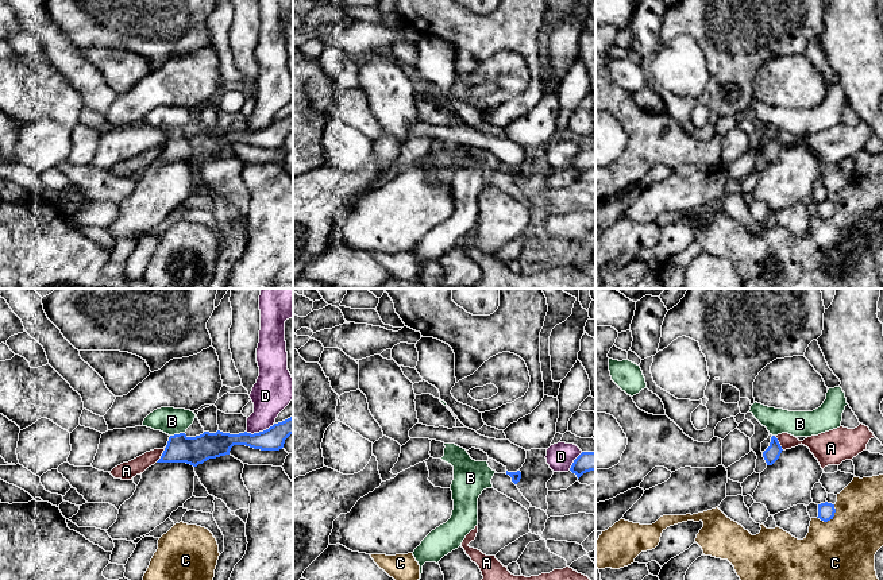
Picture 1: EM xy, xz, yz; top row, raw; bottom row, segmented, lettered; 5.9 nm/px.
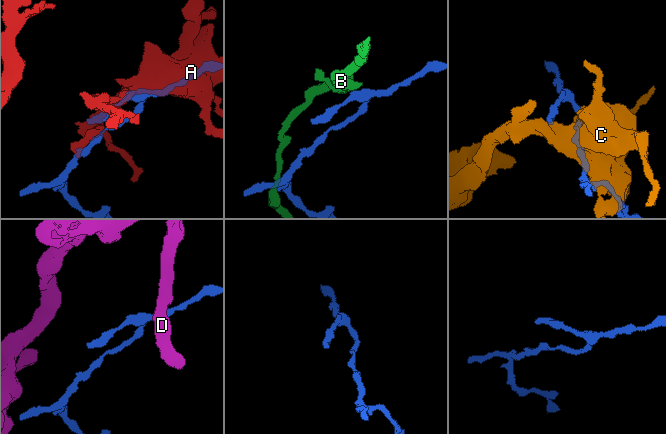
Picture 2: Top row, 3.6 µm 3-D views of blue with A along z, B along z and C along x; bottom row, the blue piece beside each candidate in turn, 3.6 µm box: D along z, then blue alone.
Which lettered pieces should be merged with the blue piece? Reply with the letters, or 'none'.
none

